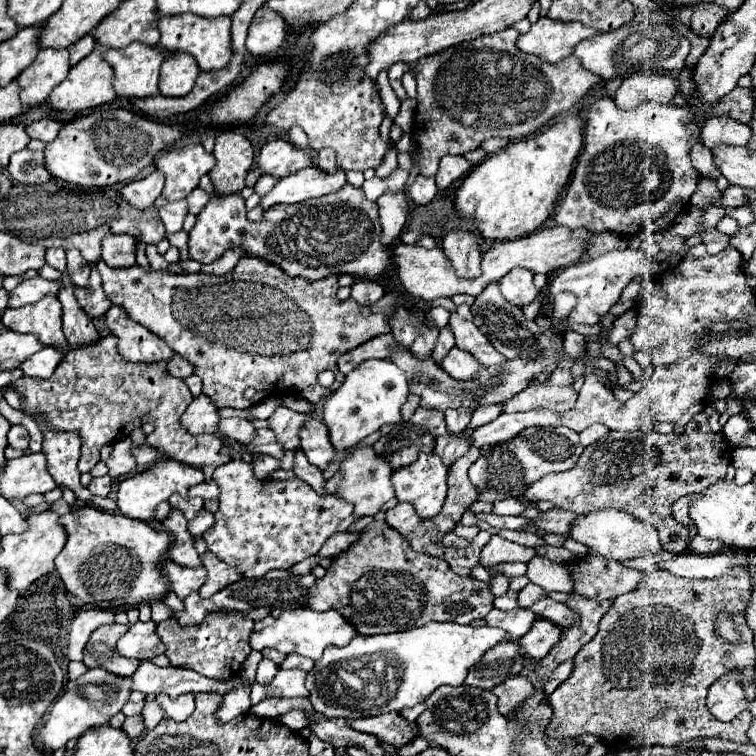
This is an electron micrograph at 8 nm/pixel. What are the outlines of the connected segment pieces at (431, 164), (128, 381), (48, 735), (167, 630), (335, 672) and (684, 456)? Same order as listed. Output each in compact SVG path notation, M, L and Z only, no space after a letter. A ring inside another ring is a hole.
M511 27L491 35L481 35L469 43L459 43L457 47L449 47L437 55L429 55L417 61L417 115L413 139L423 153L421 175L433 177L441 157L463 155L471 149L477 149L485 139L505 137L513 141L539 131L553 117L573 107L595 83L601 81L595 73L583 69L577 59L567 57L559 63L545 63L535 55L521 53L515 47L517 37L519 31Z
M107 335L103 339L97 339L95 343L71 349L65 353L65 359L59 363L55 373L49 379L33 379L33 377L21 377L15 381L15 391L19 391L25 397L23 411L31 417L43 413L47 415L47 421L51 429L55 431L73 431L81 437L81 461L79 471L87 473L91 467L99 463L99 451L105 445L113 445L119 439L125 439L131 435L131 431L139 429L145 423L151 423L155 431L145 439L147 445L163 451L167 457L187 463L193 467L219 467L221 465L221 449L223 441L217 435L191 435L181 427L181 415L193 401L187 385L183 379L175 379L167 371L167 361L161 363L129 363L121 359L121 353L117 351L117 339L113 335Z
M89 669L85 675L81 675L75 681L69 681L63 695L53 701L51 711L45 715L43 723L35 729L35 747L53 753L61 747L65 747L71 739L77 739L83 731L89 727L105 725L109 719L123 709L123 705L129 699L131 679L129 677L117 677L113 673L107 673L105 669Z
M269 607L253 609L249 613L211 613L205 617L201 625L193 627L181 627L177 621L167 619L157 623L157 635L165 643L167 659L171 665L193 669L205 677L213 679L231 679L241 671L243 661L251 653L249 635L253 631L253 625L269 615Z
M427 623L423 627L389 635L359 635L345 647L327 647L323 657L315 661L315 667L309 671L305 681L311 693L309 701L313 709L325 717L373 717L389 711L401 711L403 707L415 707L441 685L463 685L467 671L477 665L481 655L495 647L503 637L505 631L495 627L471 627L459 623Z
M697 413L681 435L659 431L609 431L597 443L585 447L573 469L545 475L525 491L523 499L553 501L555 507L577 515L605 509L625 511L653 525L659 531L665 551L677 555L687 549L689 531L681 531L681 525L671 515L671 505L679 497L701 493L705 487L723 479L733 459L731 453L733 445L723 433L709 427L705 413Z

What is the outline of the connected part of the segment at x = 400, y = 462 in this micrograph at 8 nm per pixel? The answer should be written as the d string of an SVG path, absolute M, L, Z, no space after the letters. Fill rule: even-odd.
M419 407L409 421L401 421L389 435L383 435L373 449L381 459L389 461L393 469L407 467L417 461L419 451L433 451L435 439L445 435L445 417L439 409Z

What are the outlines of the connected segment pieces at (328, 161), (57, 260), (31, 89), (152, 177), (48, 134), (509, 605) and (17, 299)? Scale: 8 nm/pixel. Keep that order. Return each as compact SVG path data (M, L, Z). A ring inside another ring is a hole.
M321 149L317 153L317 167L325 173L333 173L337 169L337 161L335 161L335 151L333 149Z
M47 249L47 263L65 273L65 249Z
M41 49L37 61L17 77L21 83L21 101L25 105L43 103L53 87L65 79L69 67L69 49Z
M153 171L147 177L143 177L141 181L131 181L123 187L121 195L133 203L133 207L137 209L147 209L155 203L155 199L161 195L163 191L163 181L165 177L161 175L161 171Z
M41 119L41 121L35 121L31 125L25 125L25 131L31 139L39 139L39 141L53 141L59 133L59 127L61 123L59 121L53 121L53 119Z
M509 590L505 595L495 597L493 606L499 610L512 610L518 607L518 592Z
M35 277L35 279L29 279L29 281L23 281L19 287L15 287L9 295L9 303L13 307L21 307L21 305L29 305L29 303L35 303L41 299L41 295L57 295L57 289L59 285L55 285L55 281L47 281L47 279L41 279L41 277Z

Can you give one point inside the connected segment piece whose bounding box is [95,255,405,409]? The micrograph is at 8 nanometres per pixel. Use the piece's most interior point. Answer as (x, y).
(242, 331)

